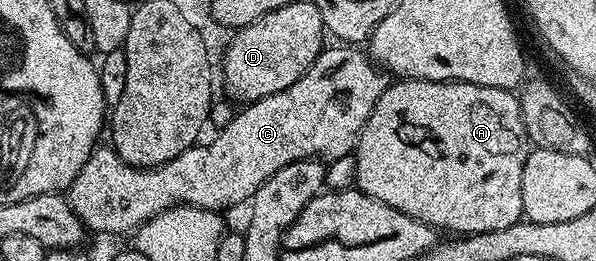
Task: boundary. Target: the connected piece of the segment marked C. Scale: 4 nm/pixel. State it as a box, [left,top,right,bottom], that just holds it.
[67,47,391,234]

